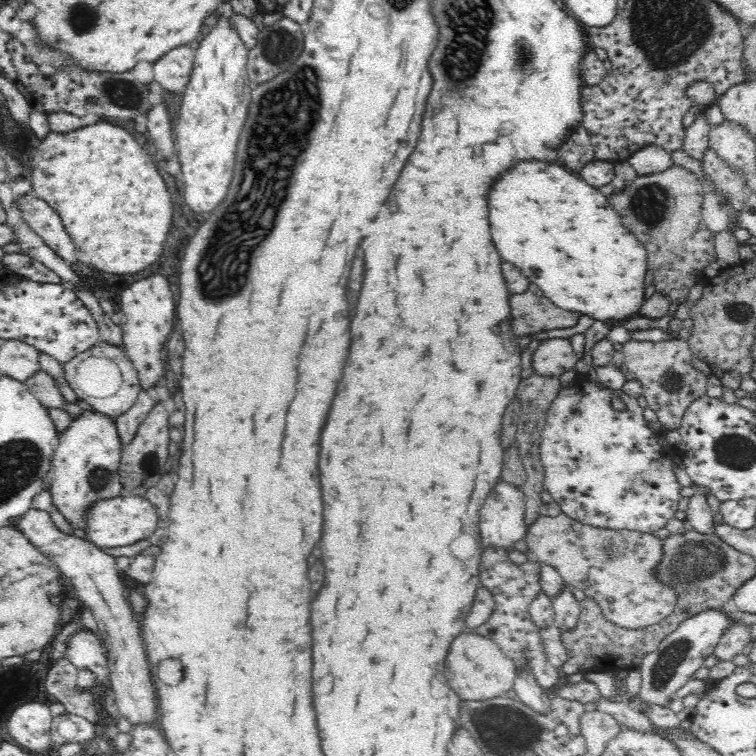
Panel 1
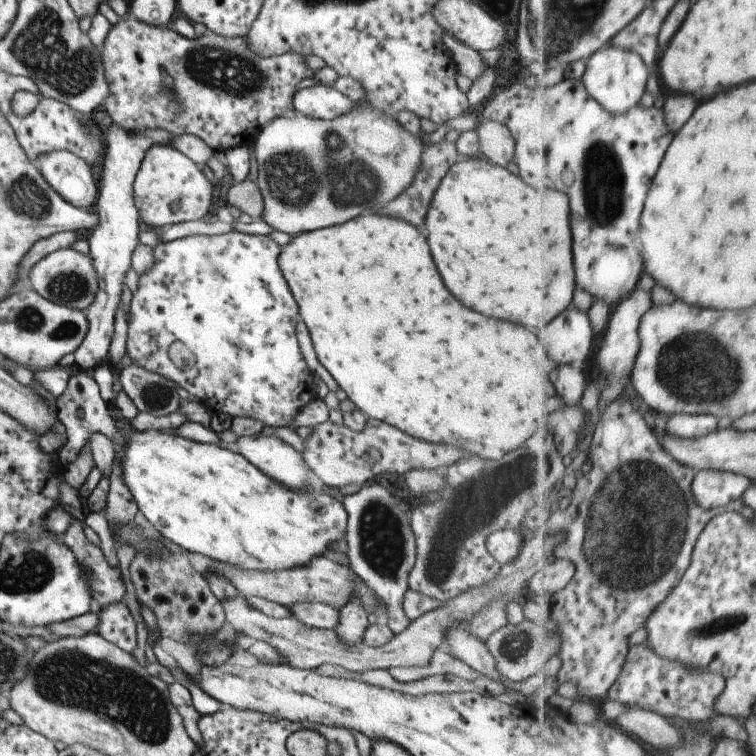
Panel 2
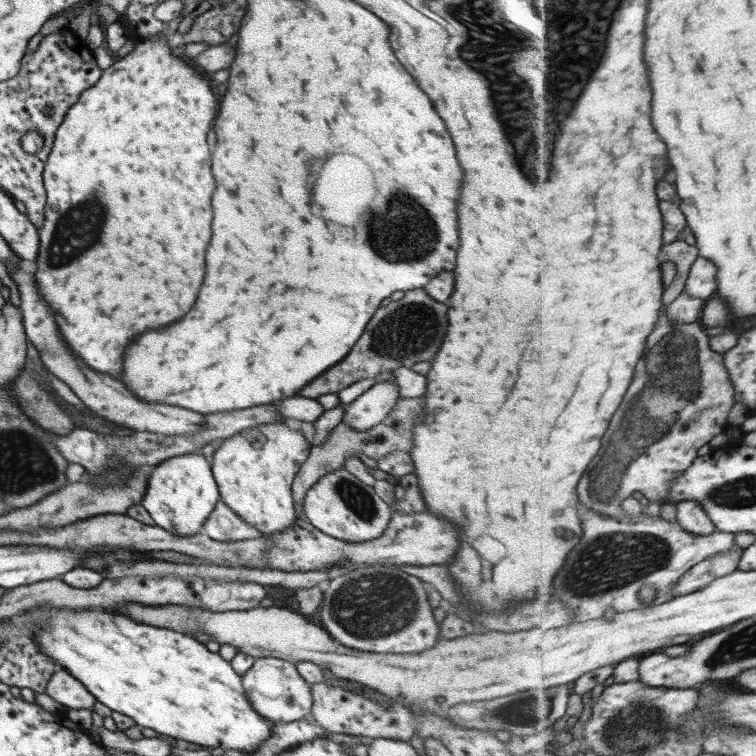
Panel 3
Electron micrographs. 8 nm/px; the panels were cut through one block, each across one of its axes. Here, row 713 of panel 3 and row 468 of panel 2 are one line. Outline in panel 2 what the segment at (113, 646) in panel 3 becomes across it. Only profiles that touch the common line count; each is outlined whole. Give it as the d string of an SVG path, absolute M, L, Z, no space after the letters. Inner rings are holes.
M148 429L143 431L131 430L127 434L127 438L119 444L119 448L115 450L115 462L119 464L121 470L121 480L127 486L137 510L143 514L143 518L159 532L160 536L175 548L183 549L187 552L196 552L203 554L213 561L233 565L237 568L245 570L256 570L263 572L279 572L279 570L293 570L297 566L305 566L307 562L313 562L313 558L319 558L328 550L329 546L333 546L333 542L340 542L344 538L346 532L346 512L343 505L331 496L326 494L326 491L313 492L311 489L307 490L287 490L285 486L277 484L277 480L265 476L261 470L257 470L257 466L253 466L247 462L241 454L237 453L235 449L220 448L213 443L198 443L189 442L179 436L173 436L173 433Z

